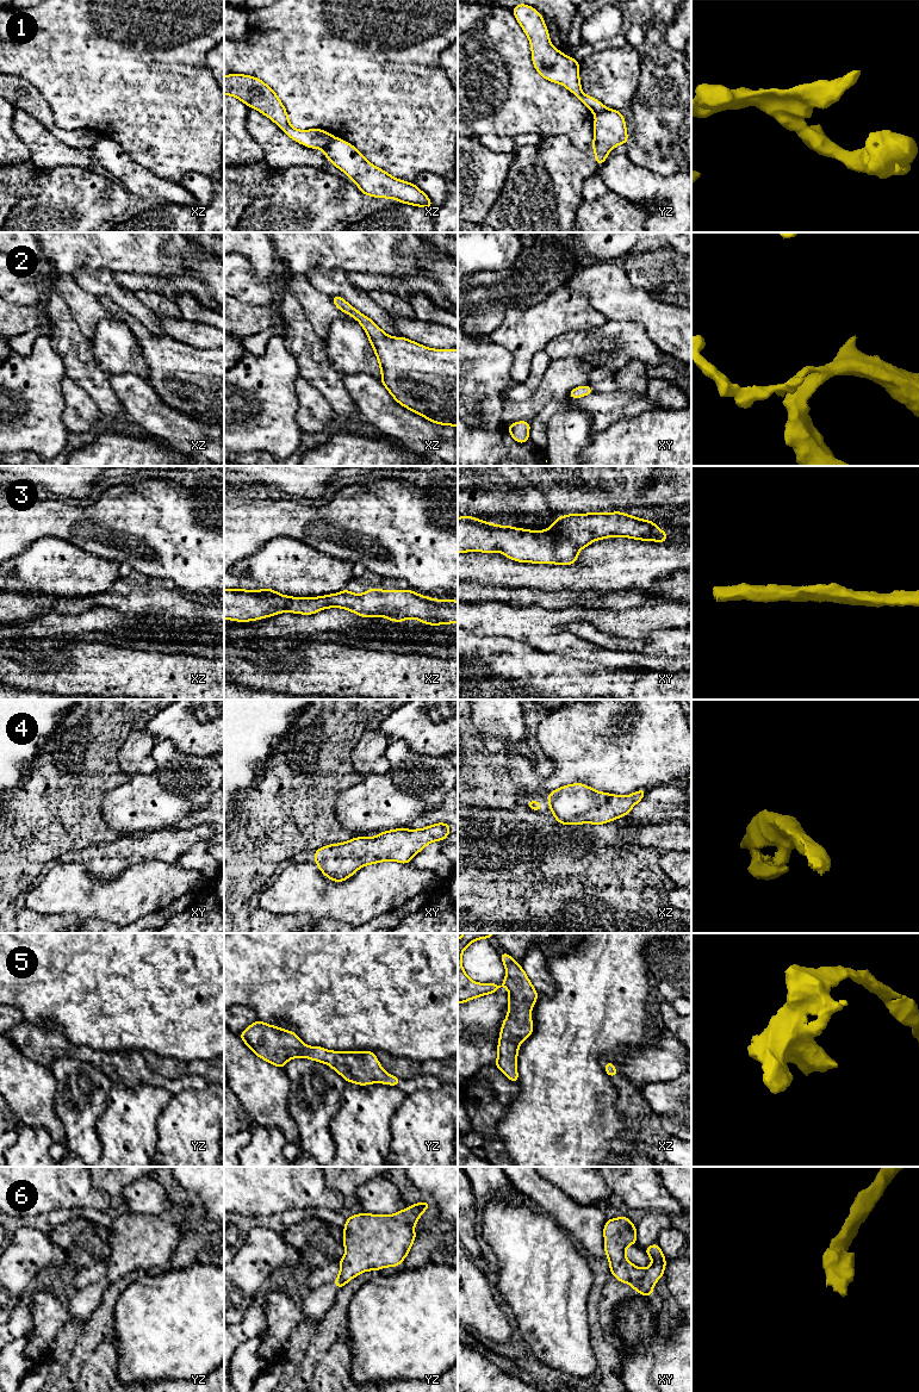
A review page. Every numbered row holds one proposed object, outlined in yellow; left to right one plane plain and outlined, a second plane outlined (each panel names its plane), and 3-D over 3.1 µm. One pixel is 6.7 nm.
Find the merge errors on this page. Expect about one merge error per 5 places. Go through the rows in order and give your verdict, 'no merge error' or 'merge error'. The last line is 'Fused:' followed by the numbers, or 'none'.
1: merge error
2: no merge error
3: no merge error
4: no merge error
5: no merge error
6: no merge error
Fused: 1

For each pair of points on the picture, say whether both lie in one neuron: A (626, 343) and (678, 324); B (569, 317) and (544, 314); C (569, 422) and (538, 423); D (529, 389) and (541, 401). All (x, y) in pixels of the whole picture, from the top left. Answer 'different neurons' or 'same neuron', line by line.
A: different neurons
B: same neuron
C: different neurons
D: different neurons

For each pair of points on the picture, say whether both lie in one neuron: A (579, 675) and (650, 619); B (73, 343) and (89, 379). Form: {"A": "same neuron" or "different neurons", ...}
{"A": "different neurons", "B": "same neuron"}

